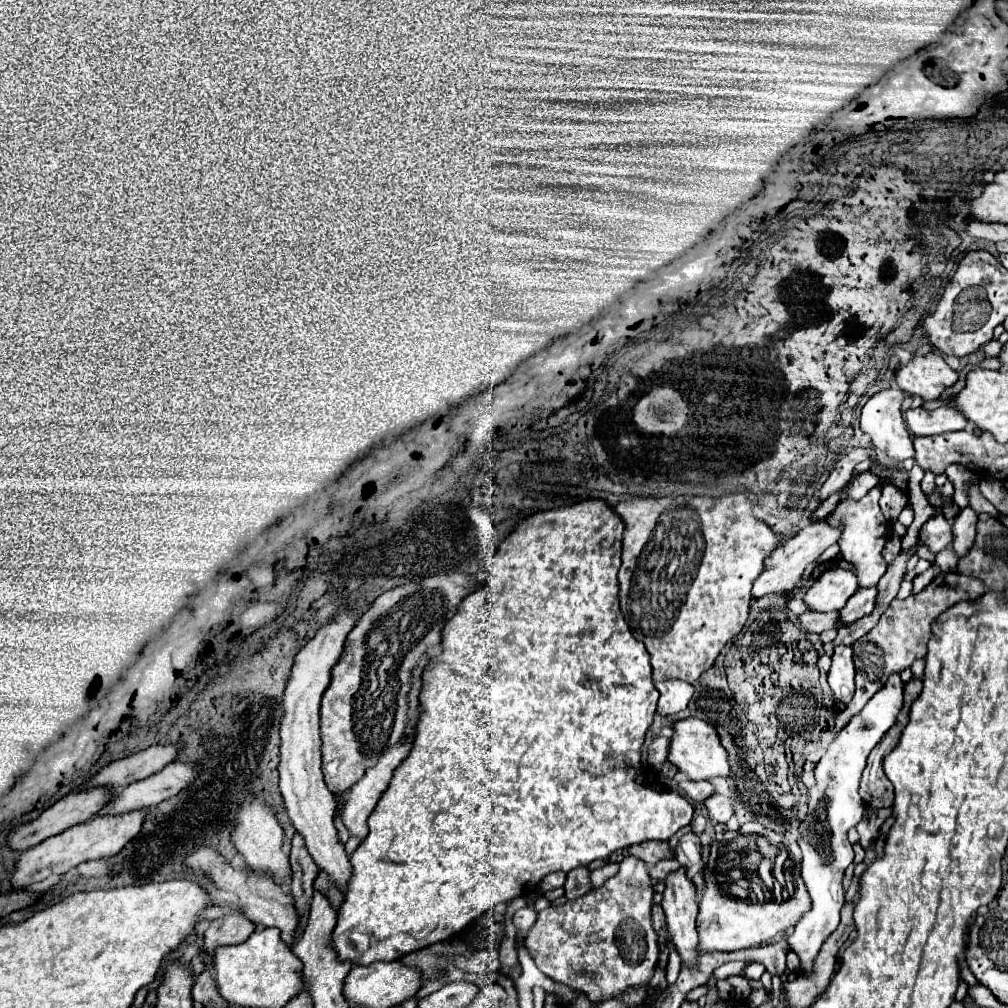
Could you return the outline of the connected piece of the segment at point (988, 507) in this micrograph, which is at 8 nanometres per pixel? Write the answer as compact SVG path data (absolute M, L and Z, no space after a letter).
M977 481L977 483L971 485L969 491L967 491L969 507L971 507L975 513L989 513L989 515L993 515L993 517L999 519L997 509L995 509L983 495L979 495L979 493L981 493L981 491L979 491L979 481Z

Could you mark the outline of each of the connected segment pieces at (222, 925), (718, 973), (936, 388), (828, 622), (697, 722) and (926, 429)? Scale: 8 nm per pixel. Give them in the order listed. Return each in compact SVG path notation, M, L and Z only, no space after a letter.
M233 913L223 919L215 919L205 931L205 949L209 951L209 955L213 955L215 947L219 945L243 943L255 931L255 927L257 925L249 921L243 913Z
M731 961L725 963L714 971L712 976L710 977L710 980L721 980L726 979L731 975L742 975L744 967L748 964L750 964L750 962L748 961Z
M915 353L909 363L895 371L895 383L907 395L919 395L923 401L937 399L947 387L957 381L957 373L937 353Z
M805 611L797 617L799 623L803 623L803 631L807 633L821 633L825 629L837 629L841 627L837 623L837 611L835 613L829 613L829 615L819 615L819 613L813 613L813 611Z
M687 717L673 723L673 737L669 743L669 763L673 763L681 773L685 773L693 781L711 779L711 777L727 777L729 775L729 763L727 763L727 751L721 747L717 731L697 717Z
M923 407L907 409L905 421L907 421L907 427L913 433L913 437L961 431L967 427L967 419L963 419L963 415L951 411L949 407L939 407L933 411L927 411Z

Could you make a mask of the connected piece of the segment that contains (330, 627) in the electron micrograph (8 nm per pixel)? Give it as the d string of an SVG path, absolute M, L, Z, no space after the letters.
M343 611L323 623L317 633L295 655L295 663L283 693L283 719L281 719L281 761L279 761L279 789L287 801L287 813L295 829L305 837L307 849L319 869L327 871L343 891L351 877L351 863L345 855L345 845L337 837L333 813L337 809L335 797L323 781L321 753L319 753L319 703L321 695L331 681L331 669L339 661L347 633L353 629L359 613Z

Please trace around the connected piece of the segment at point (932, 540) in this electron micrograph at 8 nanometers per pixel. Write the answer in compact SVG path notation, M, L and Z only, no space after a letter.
M937 513L937 515L929 517L929 521L925 521L925 525L919 531L919 539L933 553L937 553L937 551L945 549L947 545L951 545L951 541L953 541L951 523L941 513Z

